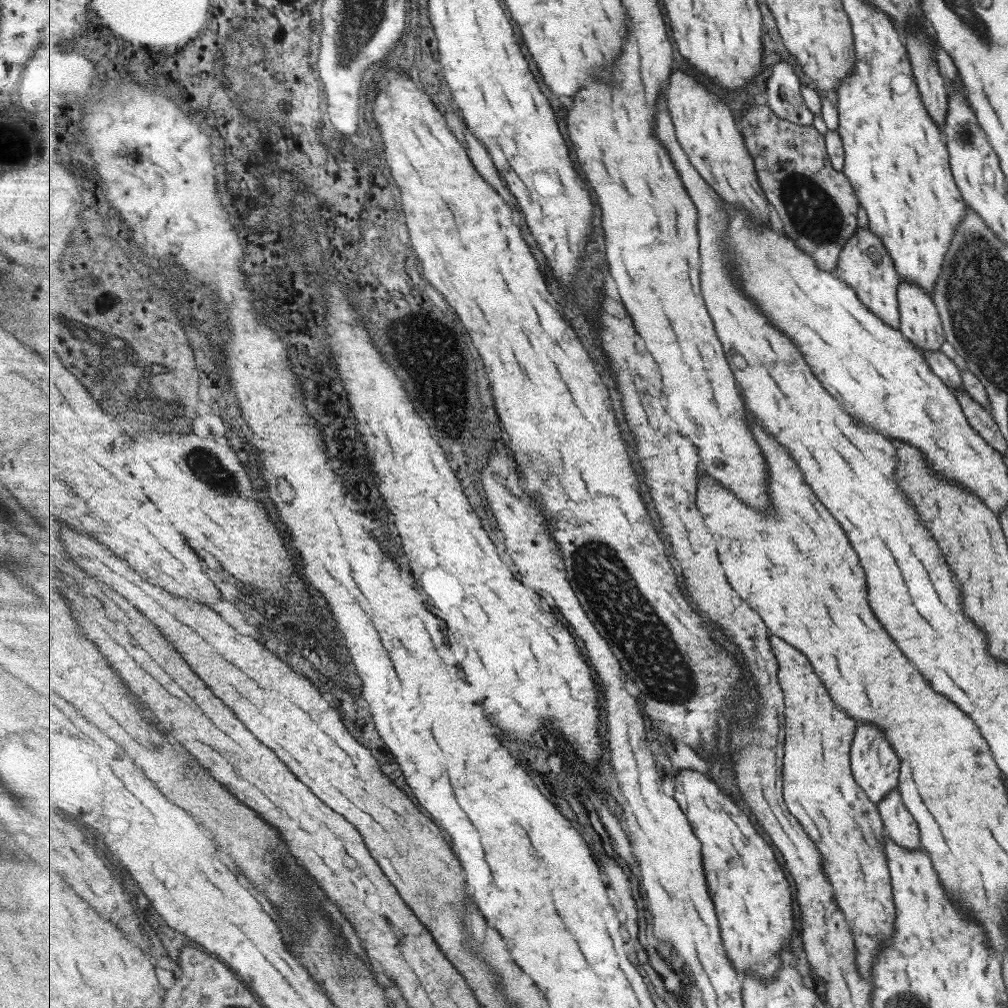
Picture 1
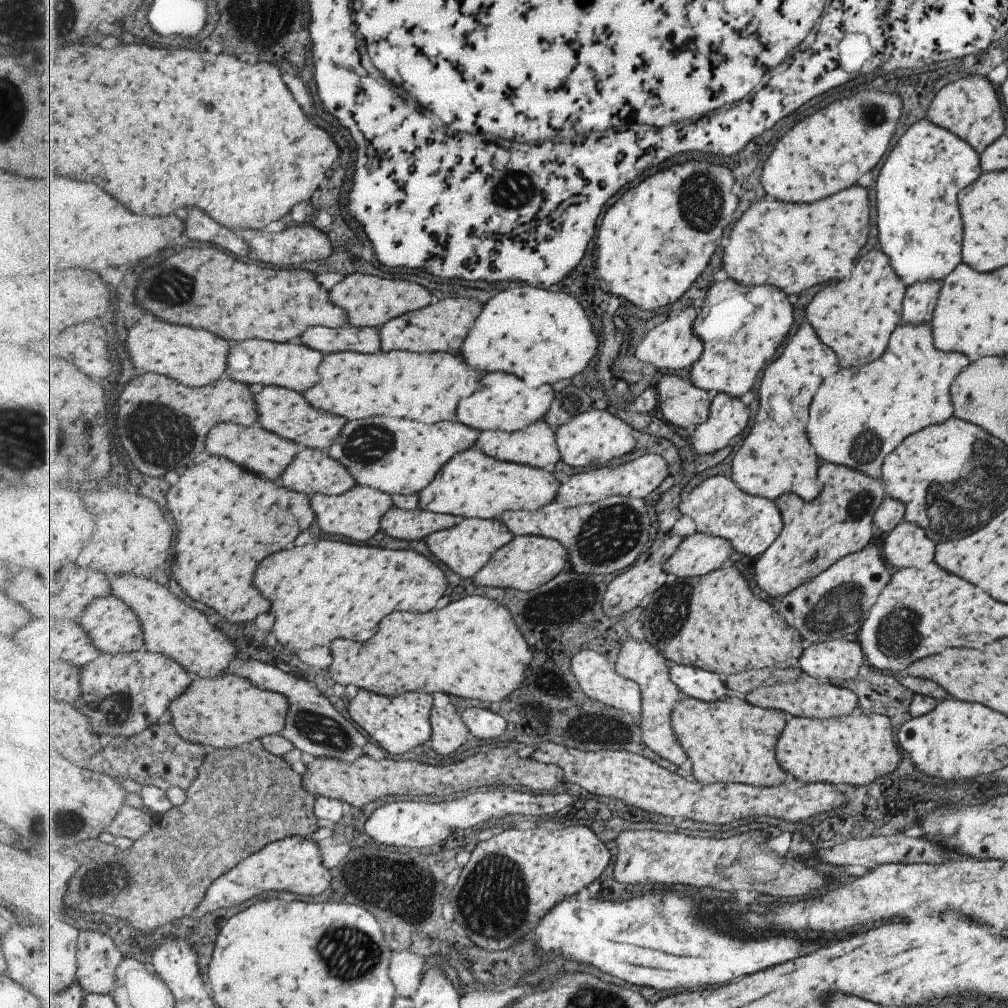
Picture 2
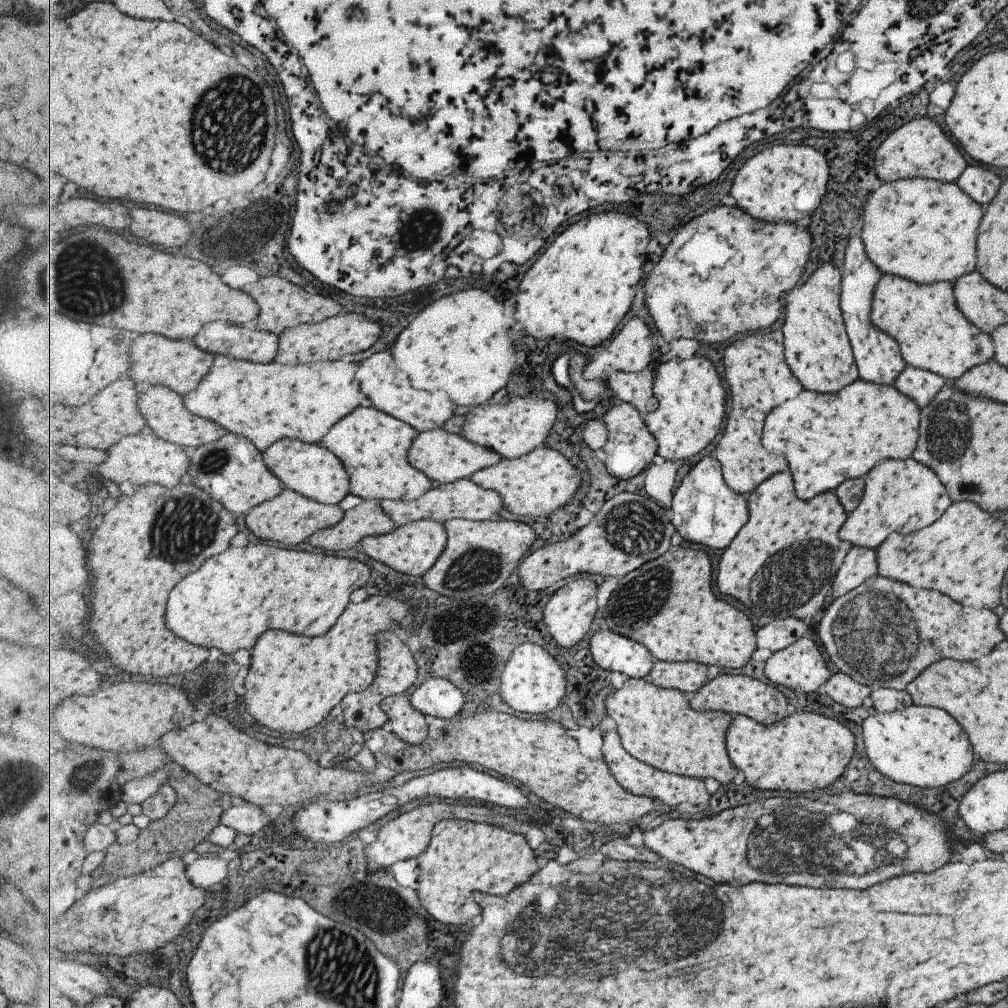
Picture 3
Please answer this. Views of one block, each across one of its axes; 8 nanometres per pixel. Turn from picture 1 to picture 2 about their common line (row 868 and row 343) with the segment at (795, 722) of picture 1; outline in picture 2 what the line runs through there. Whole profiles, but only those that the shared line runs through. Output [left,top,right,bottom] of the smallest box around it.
[807,249,904,368]

